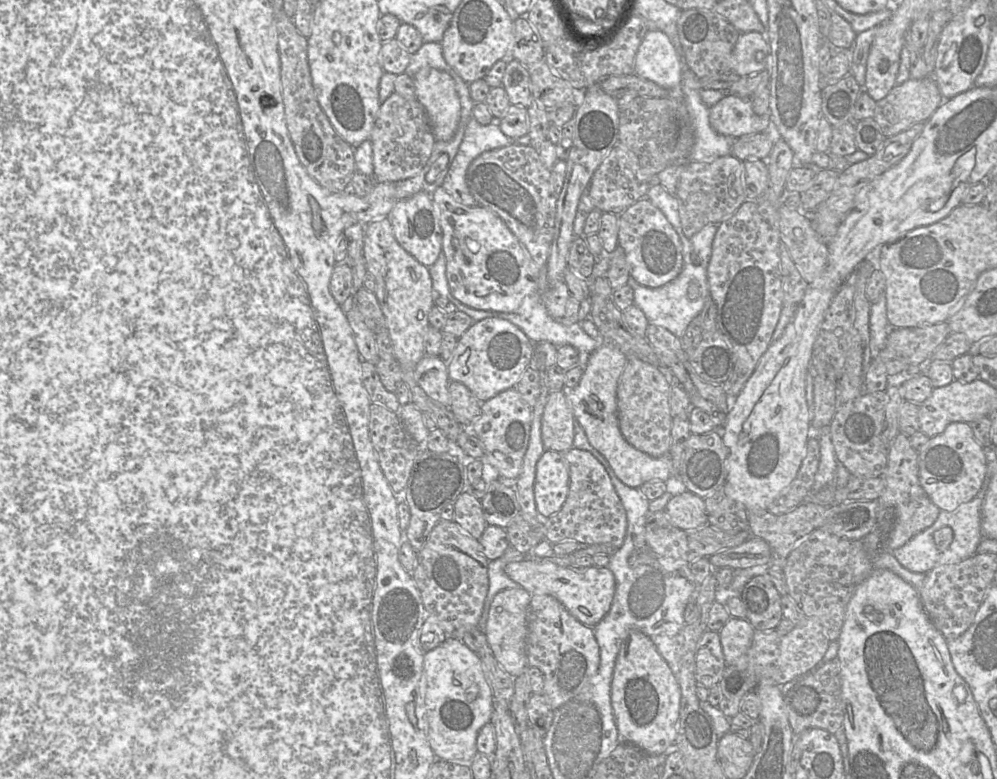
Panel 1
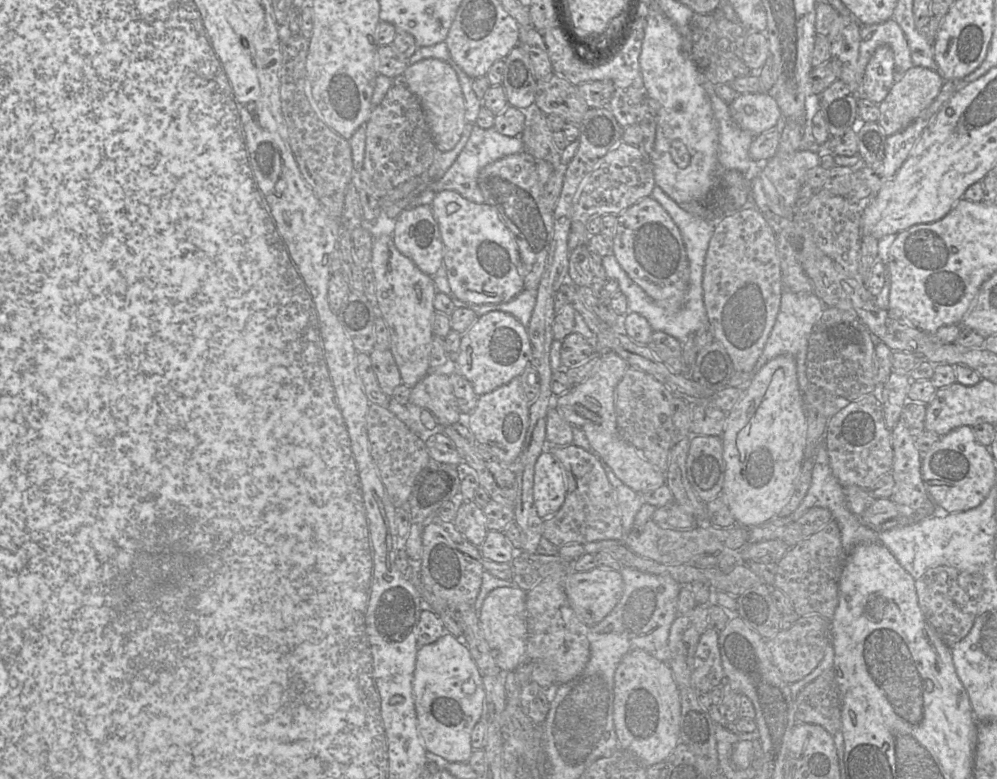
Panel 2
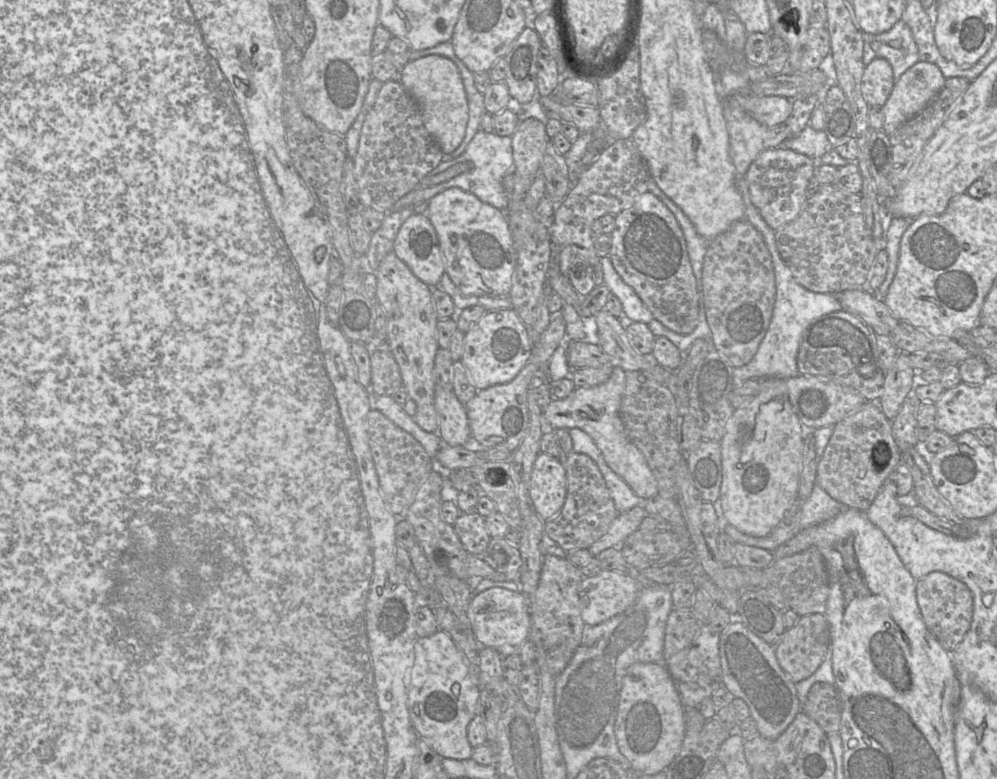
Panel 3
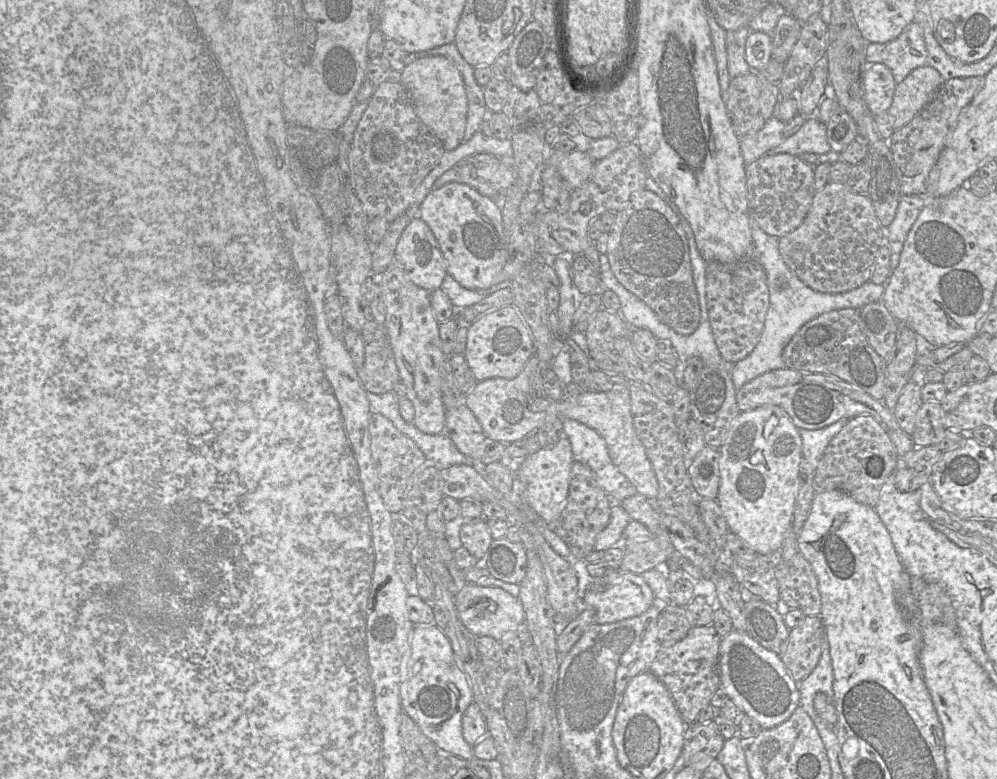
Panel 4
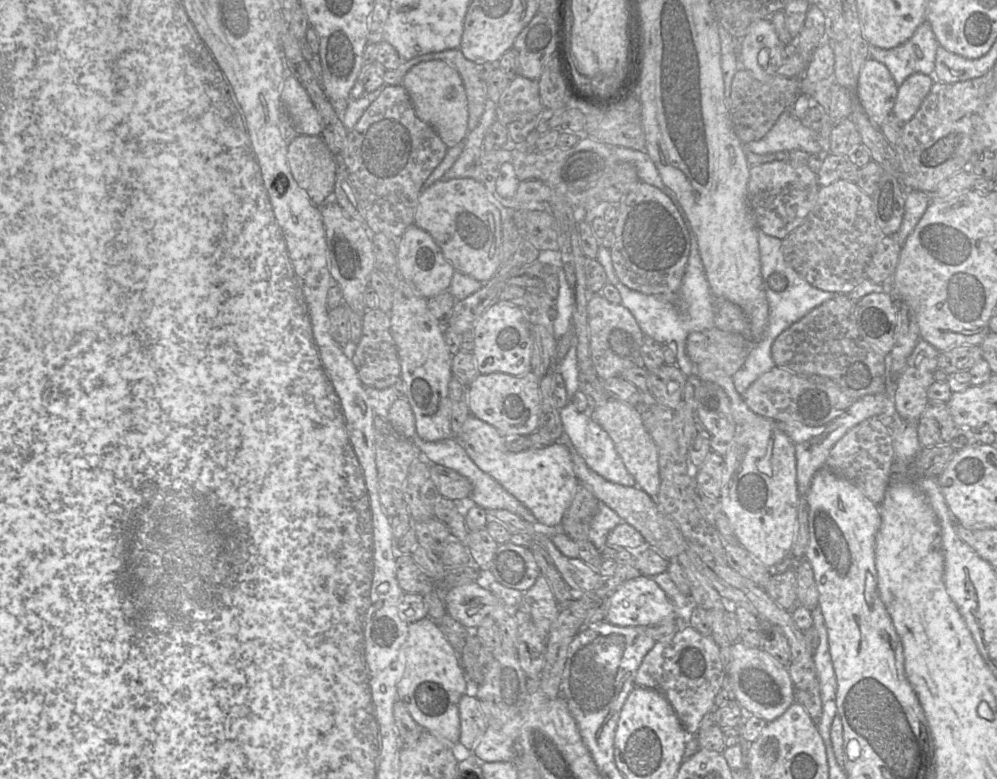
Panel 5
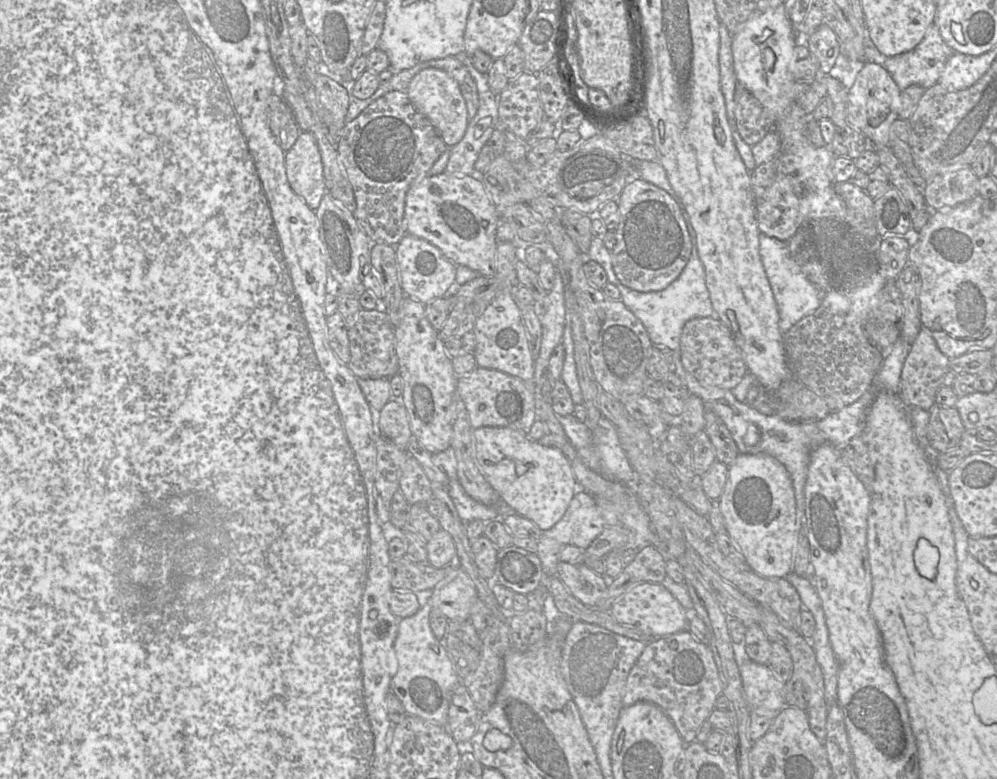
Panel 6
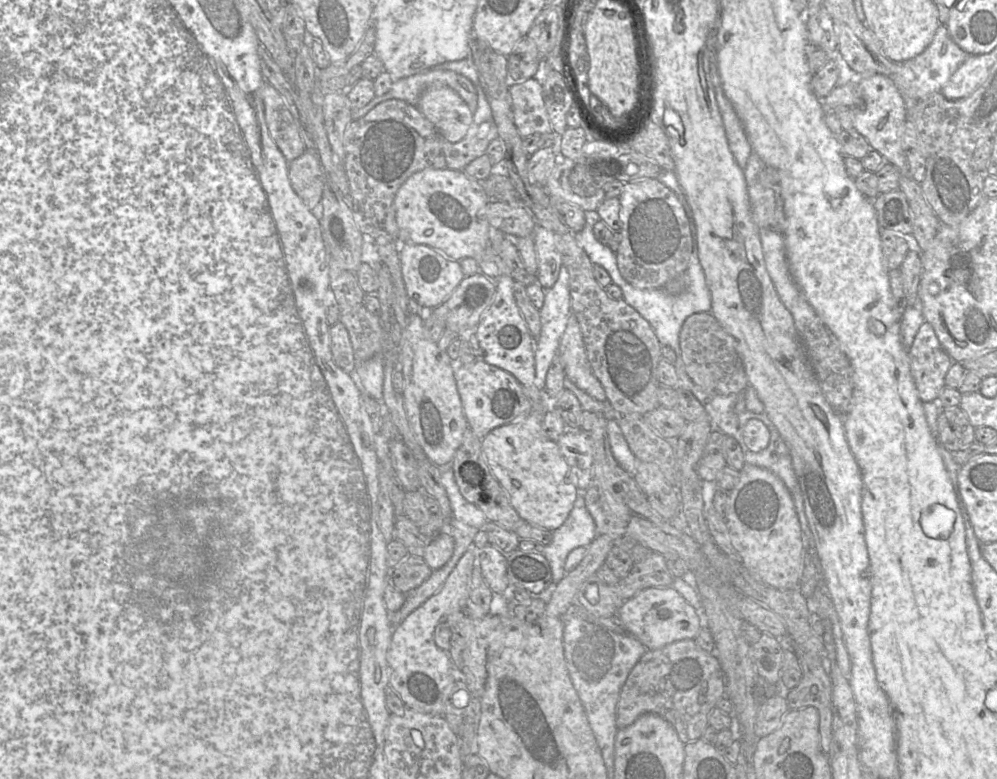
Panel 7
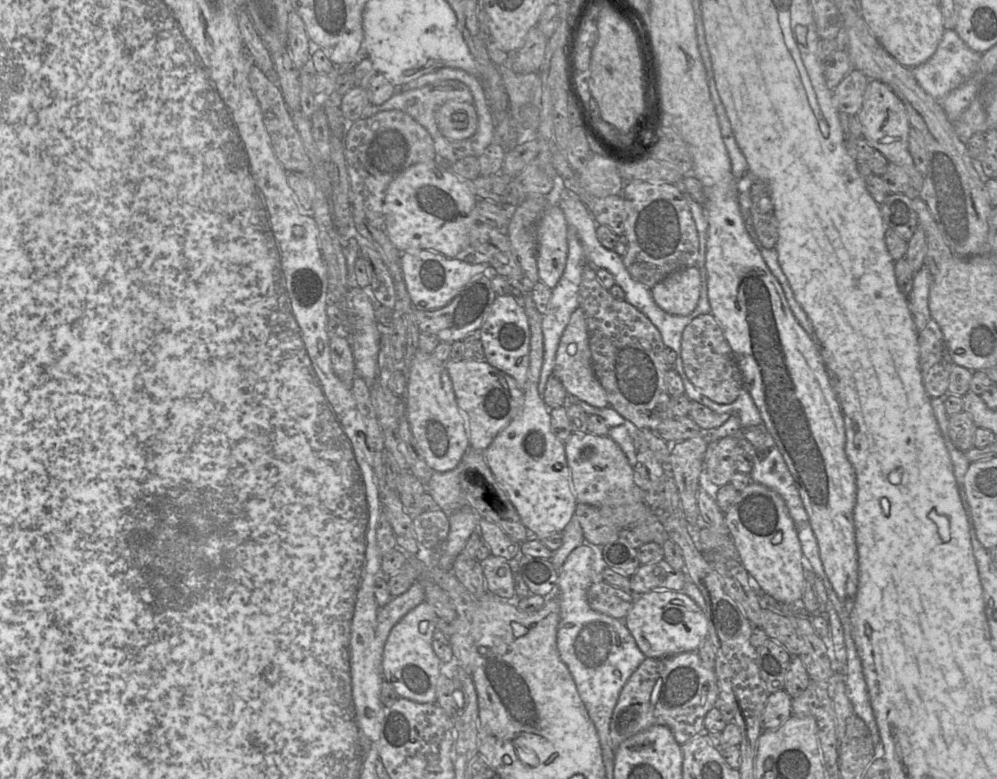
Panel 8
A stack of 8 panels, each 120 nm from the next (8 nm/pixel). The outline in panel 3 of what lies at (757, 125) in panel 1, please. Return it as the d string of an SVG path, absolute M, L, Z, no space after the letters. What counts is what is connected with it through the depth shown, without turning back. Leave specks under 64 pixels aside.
M756 96L745 98L744 110L768 128L785 124L792 112L792 100L783 96Z

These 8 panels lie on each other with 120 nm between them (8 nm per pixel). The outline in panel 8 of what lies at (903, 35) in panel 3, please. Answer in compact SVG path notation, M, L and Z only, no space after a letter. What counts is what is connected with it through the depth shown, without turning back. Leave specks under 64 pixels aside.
M945 30L943 37L932 57L912 69L919 85L934 99L942 100L950 91L961 86L976 72L981 54L973 51L960 38L955 30Z

